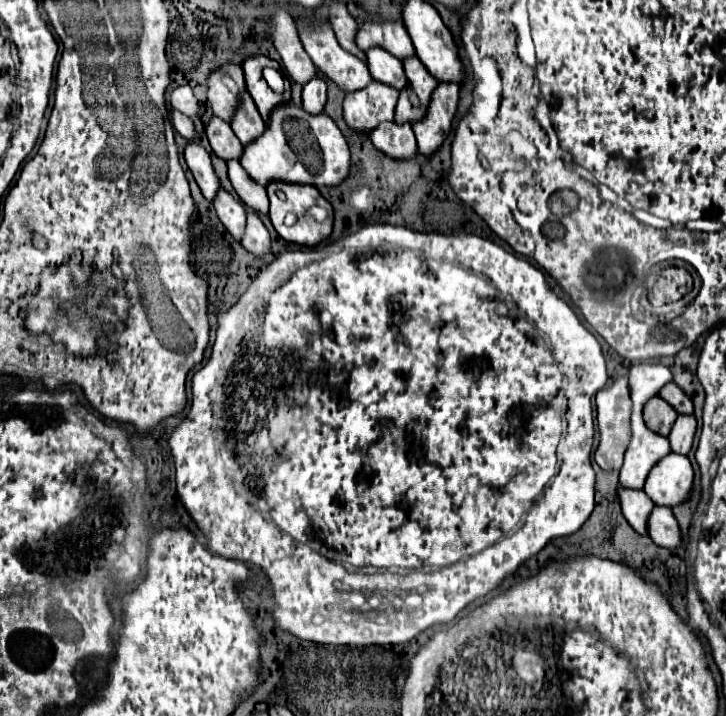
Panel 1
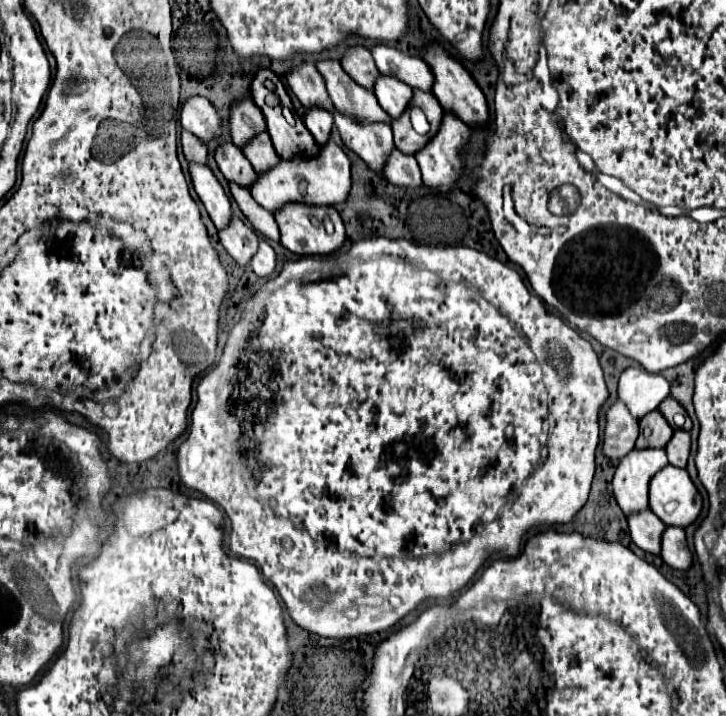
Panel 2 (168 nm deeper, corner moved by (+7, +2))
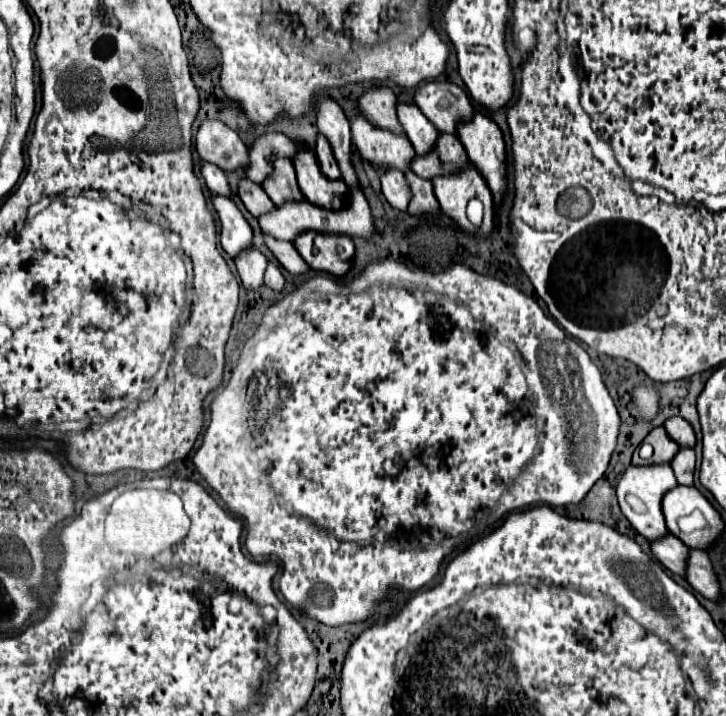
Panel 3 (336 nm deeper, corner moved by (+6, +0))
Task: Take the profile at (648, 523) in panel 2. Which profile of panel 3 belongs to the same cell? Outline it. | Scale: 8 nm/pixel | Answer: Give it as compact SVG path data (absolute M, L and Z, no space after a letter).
M666 533L664 537L660 537L658 541L650 541L652 553L654 557L672 573L682 575L684 577L684 569L686 569L686 555L688 555L688 547L674 537L672 533Z

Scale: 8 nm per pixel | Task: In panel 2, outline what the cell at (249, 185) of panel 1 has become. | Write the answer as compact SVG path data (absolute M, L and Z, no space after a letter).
M231 187L231 195L237 201L237 205L243 211L243 215L251 221L253 229L257 233L261 233L263 237L279 243L279 227L275 223L275 217L269 215L269 211L265 211L263 207L257 207L255 199L251 197L251 193L245 191L243 187L239 187L239 189L237 187Z

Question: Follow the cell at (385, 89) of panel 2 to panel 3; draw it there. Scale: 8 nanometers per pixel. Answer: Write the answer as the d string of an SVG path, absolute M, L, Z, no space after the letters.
M396 103L398 121L412 141L416 153L428 153L436 141L436 127L424 117L424 113L414 103Z

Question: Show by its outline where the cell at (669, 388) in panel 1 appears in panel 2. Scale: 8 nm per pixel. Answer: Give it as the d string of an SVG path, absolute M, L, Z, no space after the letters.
M671 397L661 403L659 411L661 411L661 415L667 419L667 423L669 423L673 429L691 431L691 419L689 419L687 411L685 411L677 401L673 401Z

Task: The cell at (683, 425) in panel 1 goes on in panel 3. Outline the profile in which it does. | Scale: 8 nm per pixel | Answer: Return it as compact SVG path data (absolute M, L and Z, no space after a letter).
M680 449L670 461L680 485L692 485L694 479L694 449Z

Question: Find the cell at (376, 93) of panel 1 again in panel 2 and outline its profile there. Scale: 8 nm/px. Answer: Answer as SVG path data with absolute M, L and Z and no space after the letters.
M335 113L335 127L339 129L343 143L355 151L369 165L369 169L385 177L383 167L393 151L391 127L385 123L361 125L341 113Z

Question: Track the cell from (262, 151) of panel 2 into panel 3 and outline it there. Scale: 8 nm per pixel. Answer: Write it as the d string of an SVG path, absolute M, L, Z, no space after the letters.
M278 157L272 163L272 173L262 183L262 189L268 193L274 205L280 205L282 201L288 201L288 199L302 199L292 161L286 157Z

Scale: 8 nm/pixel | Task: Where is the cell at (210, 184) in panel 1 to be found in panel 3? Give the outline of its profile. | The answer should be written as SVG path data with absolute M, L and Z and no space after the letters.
M212 193L212 205L220 219L220 245L222 249L234 257L242 249L252 245L252 229L248 221L242 217L238 207L230 197L222 197Z

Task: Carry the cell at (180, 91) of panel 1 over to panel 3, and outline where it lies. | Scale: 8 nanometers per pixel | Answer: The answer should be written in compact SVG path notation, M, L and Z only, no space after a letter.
M204 119L196 133L196 151L202 159L218 165L220 169L238 169L248 163L248 147L240 141L238 133L218 119Z

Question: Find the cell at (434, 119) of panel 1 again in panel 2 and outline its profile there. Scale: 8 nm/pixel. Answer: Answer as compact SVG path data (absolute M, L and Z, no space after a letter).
M445 113L443 117L443 123L441 123L441 129L439 133L425 145L425 149L421 149L415 159L421 167L421 173L423 173L423 183L433 189L433 191L443 191L443 193L449 193L449 189L453 185L457 185L459 177L463 175L463 161L461 161L461 153L465 149L465 145L469 143L471 139L471 131L465 123L461 123L455 115L451 113Z

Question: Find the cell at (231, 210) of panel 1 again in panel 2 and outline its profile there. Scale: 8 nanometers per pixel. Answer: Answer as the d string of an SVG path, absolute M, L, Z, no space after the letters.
M233 217L233 223L229 223L229 227L219 233L219 241L241 267L247 267L251 263L259 247L257 233L249 229L239 217Z

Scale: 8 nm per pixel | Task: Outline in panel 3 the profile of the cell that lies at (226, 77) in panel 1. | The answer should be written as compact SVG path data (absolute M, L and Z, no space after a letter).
M268 131L254 139L250 151L250 165L246 165L244 173L254 183L262 183L272 171L272 161L276 157L292 157L296 153L296 143L290 141L284 133Z

